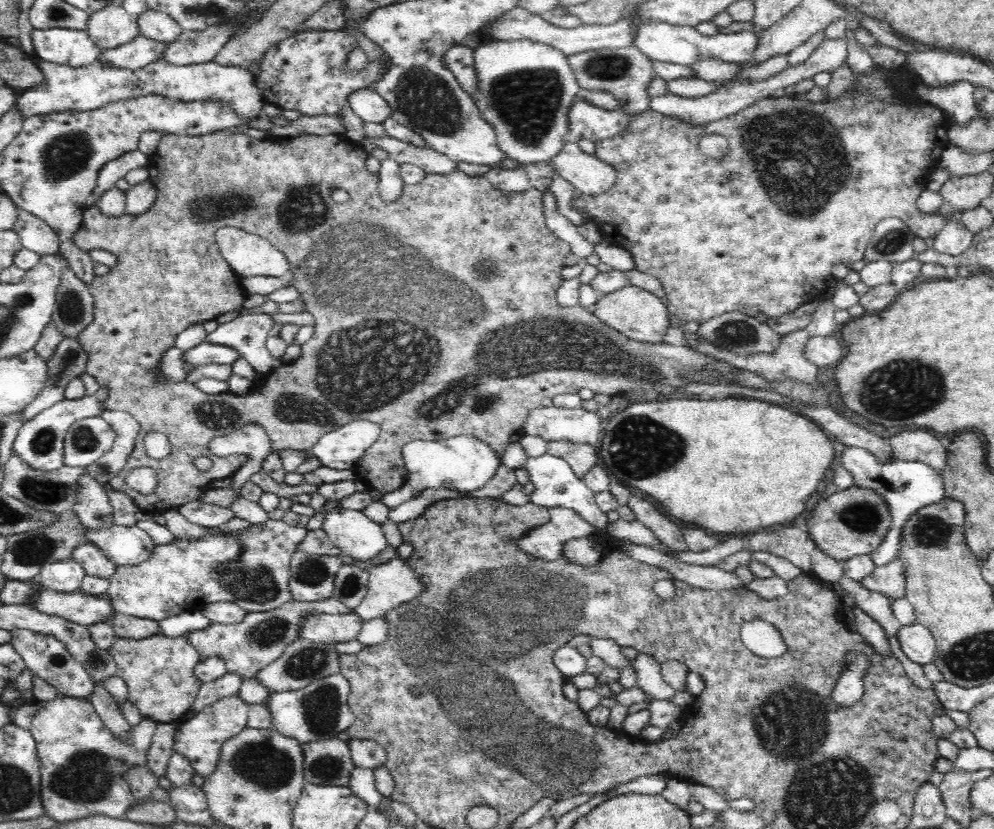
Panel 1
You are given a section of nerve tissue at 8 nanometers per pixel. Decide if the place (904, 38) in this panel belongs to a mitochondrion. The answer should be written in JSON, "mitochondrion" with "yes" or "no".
{"mitochondrion":"no"}

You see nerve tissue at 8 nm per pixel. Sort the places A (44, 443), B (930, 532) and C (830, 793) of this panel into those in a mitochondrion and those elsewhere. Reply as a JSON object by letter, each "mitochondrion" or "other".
{"A":"mitochondrion","B":"mitochondrion","C":"mitochondrion"}

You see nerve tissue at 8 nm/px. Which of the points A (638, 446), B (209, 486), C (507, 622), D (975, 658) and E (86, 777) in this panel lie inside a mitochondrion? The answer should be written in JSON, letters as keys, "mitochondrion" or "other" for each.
{"A":"mitochondrion","B":"other","C":"mitochondrion","D":"mitochondrion","E":"mitochondrion"}

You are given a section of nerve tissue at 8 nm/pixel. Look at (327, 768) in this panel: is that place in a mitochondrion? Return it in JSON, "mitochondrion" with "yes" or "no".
{"mitochondrion":"yes"}

